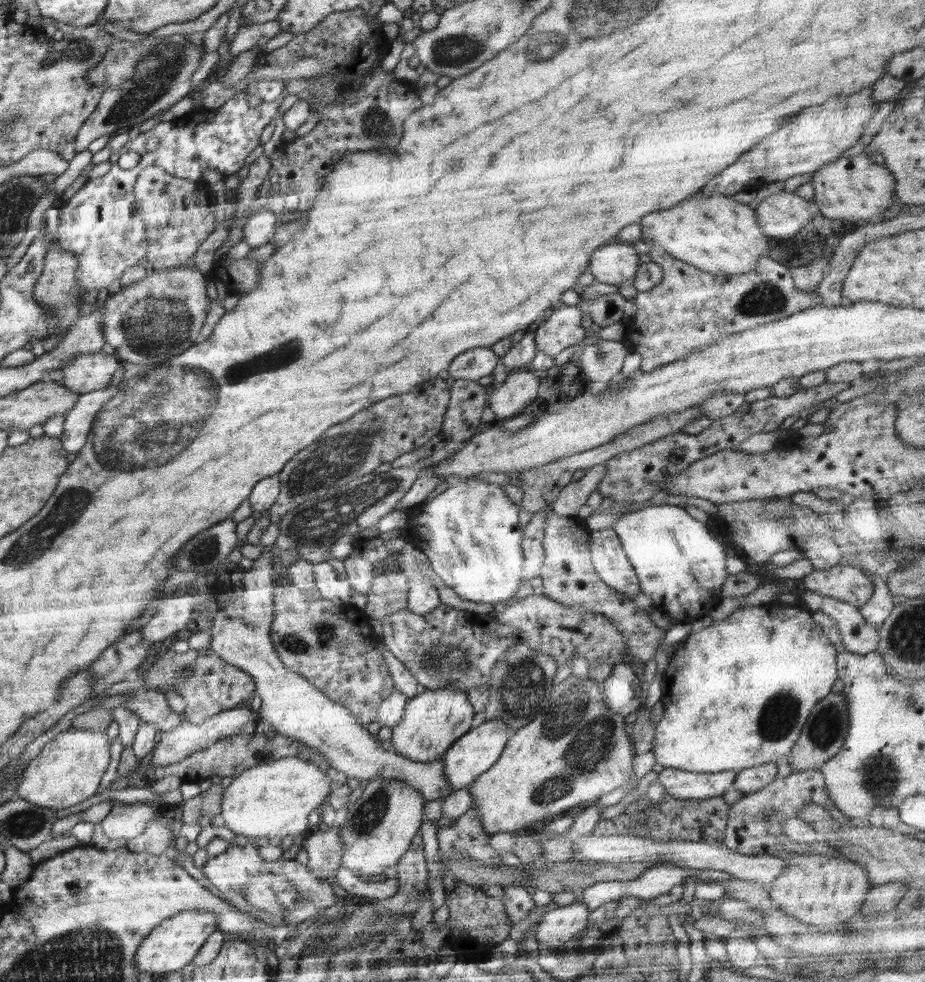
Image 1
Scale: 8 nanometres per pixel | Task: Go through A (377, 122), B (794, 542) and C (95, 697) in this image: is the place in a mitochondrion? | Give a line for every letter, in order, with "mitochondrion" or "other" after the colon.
A: mitochondrion
B: other
C: other

